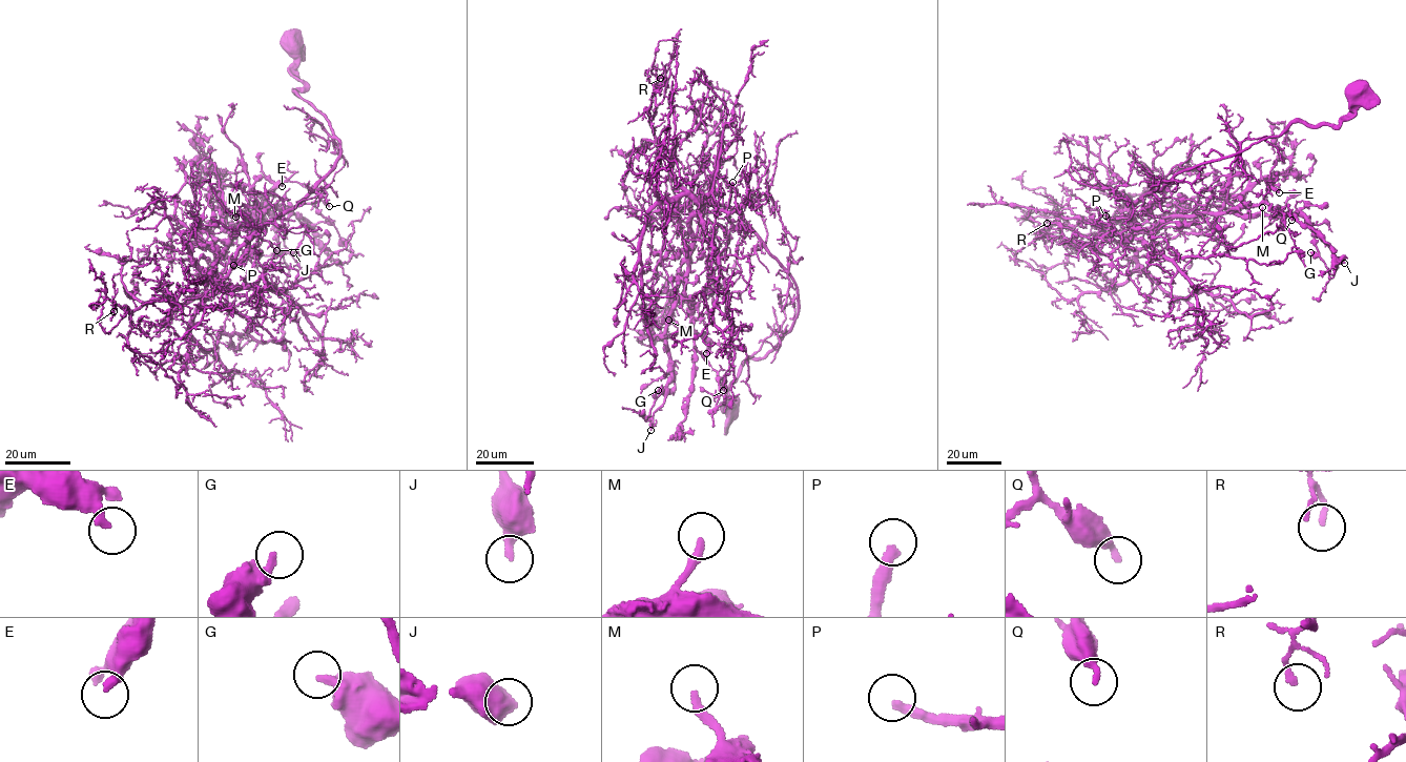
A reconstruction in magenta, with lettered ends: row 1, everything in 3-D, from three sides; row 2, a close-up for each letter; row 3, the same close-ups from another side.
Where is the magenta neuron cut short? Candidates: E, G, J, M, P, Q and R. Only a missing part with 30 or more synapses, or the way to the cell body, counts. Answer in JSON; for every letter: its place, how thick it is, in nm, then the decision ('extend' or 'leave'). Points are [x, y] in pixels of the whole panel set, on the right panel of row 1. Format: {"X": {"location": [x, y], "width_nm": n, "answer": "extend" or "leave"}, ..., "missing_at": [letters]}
{"E": {"location": [1279, 192], "width_nm": 280, "answer": "leave"}, "G": {"location": [1310, 252], "width_nm": 320, "answer": "leave"}, "J": {"location": [1344, 263], "width_nm": 400, "answer": "leave"}, "M": {"location": [1262, 207], "width_nm": 280, "answer": "extend"}, "P": {"location": [1105, 215], "width_nm": 320, "answer": "extend"}, "Q": {"location": [1291, 220], "width_nm": 320, "answer": "leave"}, "R": {"location": [1047, 223], "width_nm": 140, "answer": "leave"}, "missing_at": ["M", "P"]}

